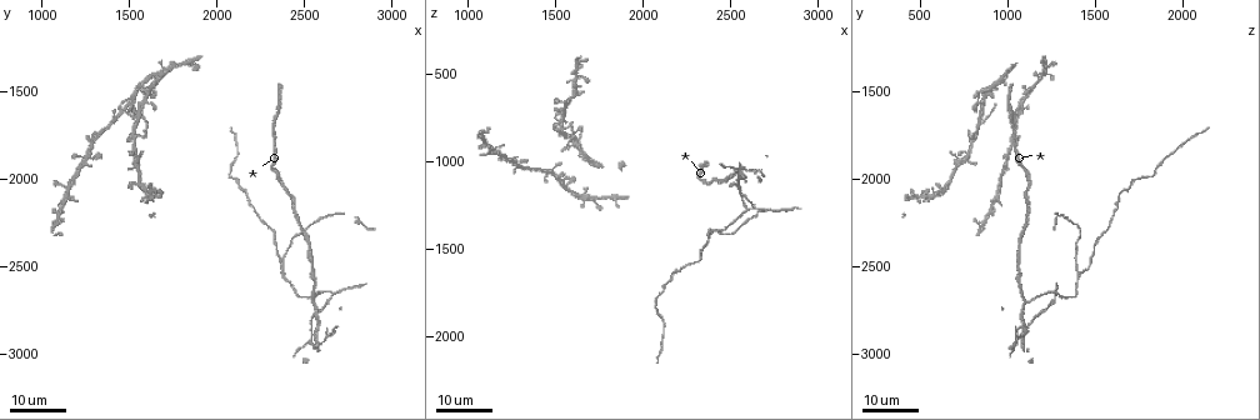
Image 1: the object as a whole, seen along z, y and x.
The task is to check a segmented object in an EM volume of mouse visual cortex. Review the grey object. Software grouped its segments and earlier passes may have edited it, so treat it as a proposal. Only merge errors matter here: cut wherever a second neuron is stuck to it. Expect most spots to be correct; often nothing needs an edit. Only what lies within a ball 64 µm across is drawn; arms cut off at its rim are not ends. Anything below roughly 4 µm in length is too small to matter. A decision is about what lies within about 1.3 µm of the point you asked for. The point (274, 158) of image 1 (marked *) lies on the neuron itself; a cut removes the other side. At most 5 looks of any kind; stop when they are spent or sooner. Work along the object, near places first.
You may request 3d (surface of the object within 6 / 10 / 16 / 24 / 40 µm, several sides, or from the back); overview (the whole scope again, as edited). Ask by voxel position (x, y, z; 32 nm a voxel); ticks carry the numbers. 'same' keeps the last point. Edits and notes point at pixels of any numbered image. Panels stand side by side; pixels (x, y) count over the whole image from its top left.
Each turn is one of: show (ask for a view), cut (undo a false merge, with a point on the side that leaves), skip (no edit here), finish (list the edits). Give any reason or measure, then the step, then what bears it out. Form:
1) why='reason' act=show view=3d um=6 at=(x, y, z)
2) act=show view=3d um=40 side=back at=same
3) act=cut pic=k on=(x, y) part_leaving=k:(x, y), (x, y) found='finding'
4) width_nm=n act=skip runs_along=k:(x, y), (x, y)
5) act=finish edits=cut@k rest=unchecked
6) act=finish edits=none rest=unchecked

why='three-way junction' act=show view=3d um=24 at=(1540, 1760, 800)

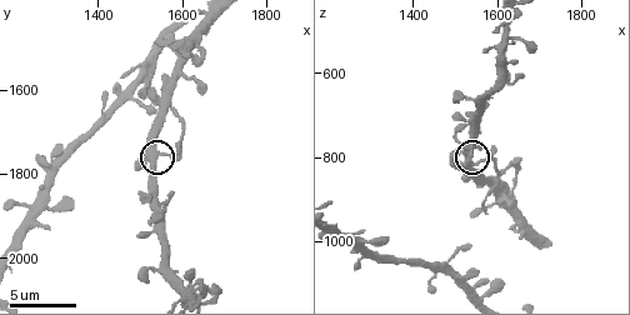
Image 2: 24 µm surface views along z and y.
act=show view=3d um=6 at=(1545, 1755, 815)

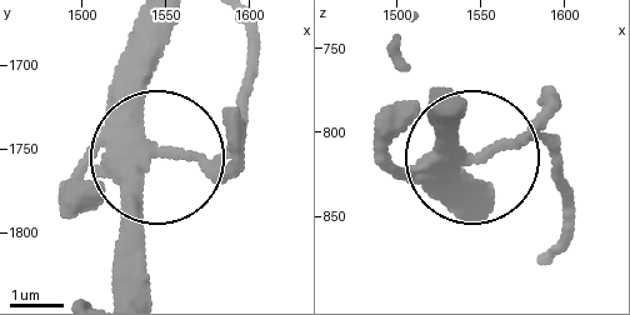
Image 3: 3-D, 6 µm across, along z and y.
why='other side' act=show view=3d um=6 side=back at=(1550, 1752, 814)

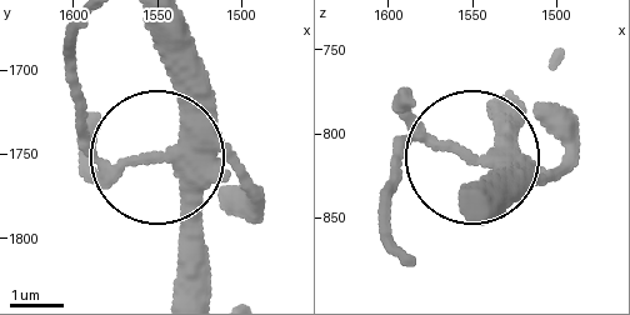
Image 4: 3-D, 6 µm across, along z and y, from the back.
act=cut pic=4 on=(80, 114) part_leaving=4:(113, 173), (76, 96), (76, 29) found='a second neuron is stuck on'

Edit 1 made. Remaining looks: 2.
why='three-way junction' act=show view=3d um=24 at=(2380, 2540, 1400)

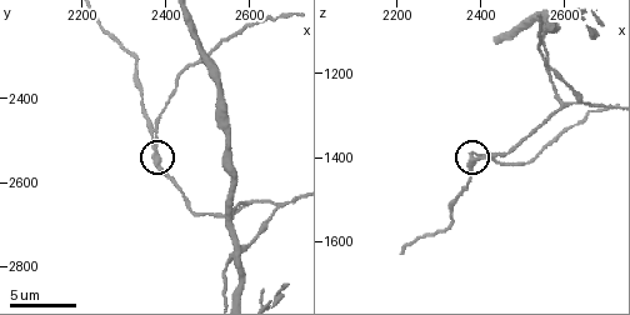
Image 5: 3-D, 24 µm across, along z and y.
why='closer look' act=show view=3d um=6 at=same

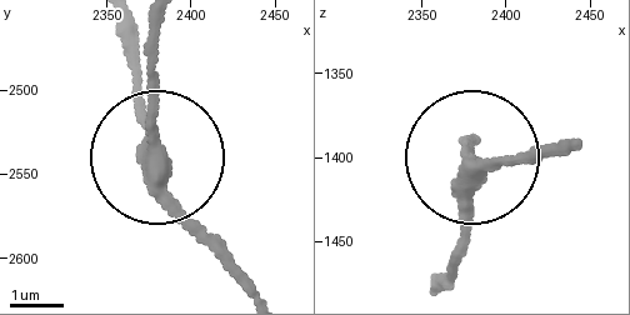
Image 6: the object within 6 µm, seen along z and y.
width_nm=310 act=skip runs_along=6:(259, 291), (165, 184), (160, 23) found='all the same neuron'

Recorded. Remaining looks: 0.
act=finish edits=cut@4 rest=unchecked

